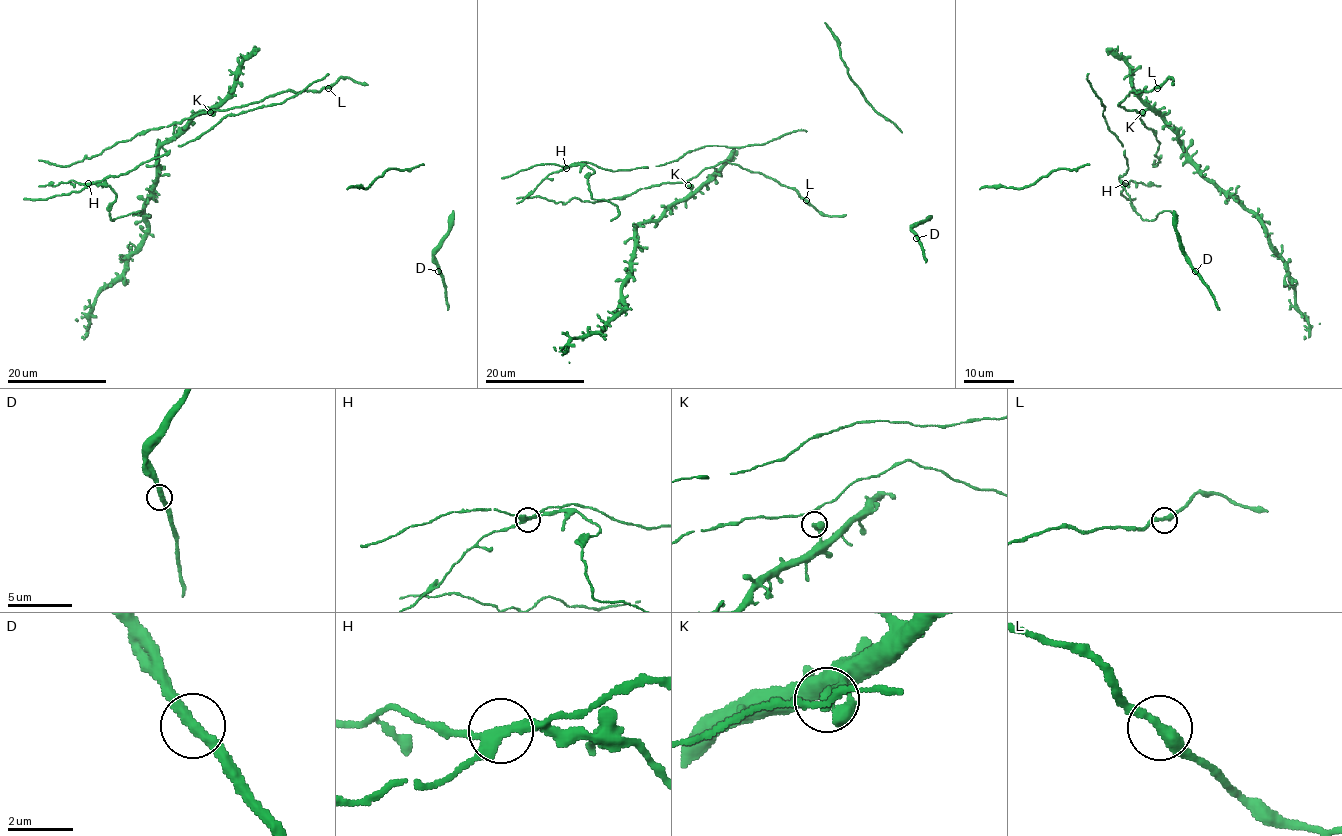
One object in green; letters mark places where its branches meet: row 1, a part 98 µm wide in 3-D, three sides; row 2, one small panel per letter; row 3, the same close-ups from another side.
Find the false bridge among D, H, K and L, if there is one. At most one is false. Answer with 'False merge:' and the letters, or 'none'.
False merge: H

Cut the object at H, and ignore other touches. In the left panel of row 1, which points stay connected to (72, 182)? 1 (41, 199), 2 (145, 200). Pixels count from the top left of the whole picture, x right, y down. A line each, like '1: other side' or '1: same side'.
1: other side
2: other side

